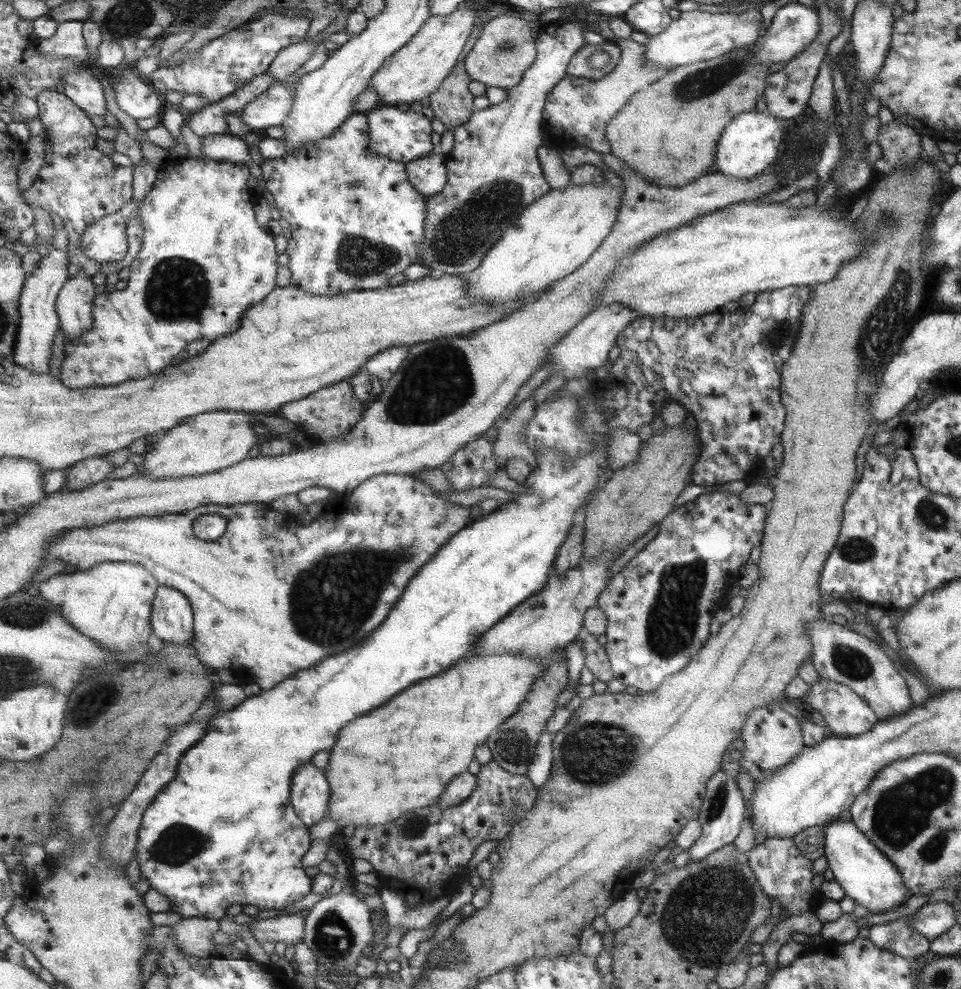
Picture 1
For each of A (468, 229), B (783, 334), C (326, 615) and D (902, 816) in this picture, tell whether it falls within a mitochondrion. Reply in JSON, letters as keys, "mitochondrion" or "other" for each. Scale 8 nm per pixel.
{"A":"mitochondrion","B":"mitochondrion","C":"mitochondrion","D":"mitochondrion"}

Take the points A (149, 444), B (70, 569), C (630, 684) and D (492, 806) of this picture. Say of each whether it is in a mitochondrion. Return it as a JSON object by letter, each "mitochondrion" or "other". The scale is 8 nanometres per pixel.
{"A":"other","B":"other","C":"other","D":"other"}

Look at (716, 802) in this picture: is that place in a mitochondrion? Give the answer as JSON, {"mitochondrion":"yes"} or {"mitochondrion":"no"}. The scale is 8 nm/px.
{"mitochondrion":"yes"}

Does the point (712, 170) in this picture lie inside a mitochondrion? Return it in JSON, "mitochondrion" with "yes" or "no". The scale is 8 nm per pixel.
{"mitochondrion":"no"}

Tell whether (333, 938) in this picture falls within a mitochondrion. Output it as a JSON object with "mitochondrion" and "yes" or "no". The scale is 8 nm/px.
{"mitochondrion":"yes"}

